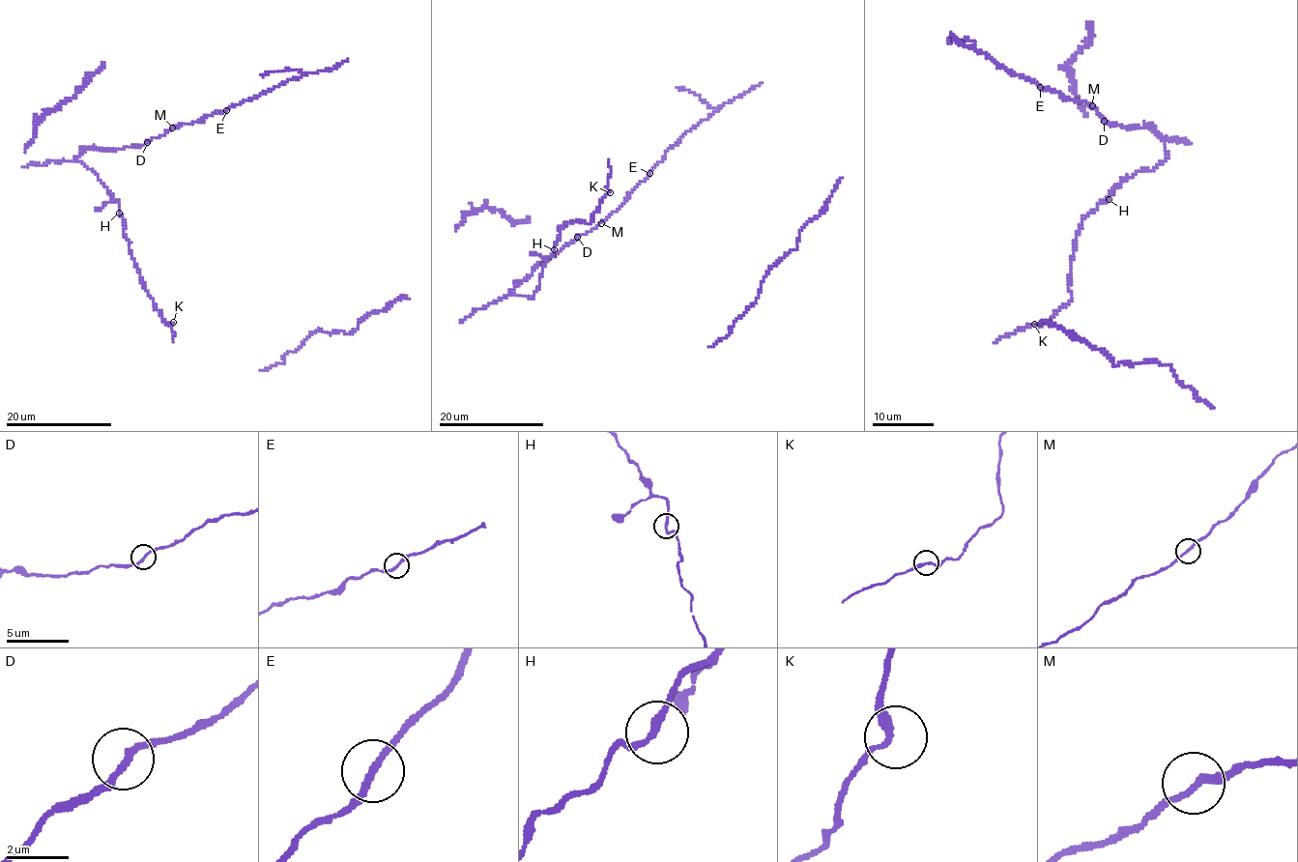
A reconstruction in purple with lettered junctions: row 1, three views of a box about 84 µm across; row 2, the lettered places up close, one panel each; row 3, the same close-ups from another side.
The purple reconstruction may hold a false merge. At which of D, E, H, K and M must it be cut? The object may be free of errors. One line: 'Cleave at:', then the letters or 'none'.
Cleave at: none

